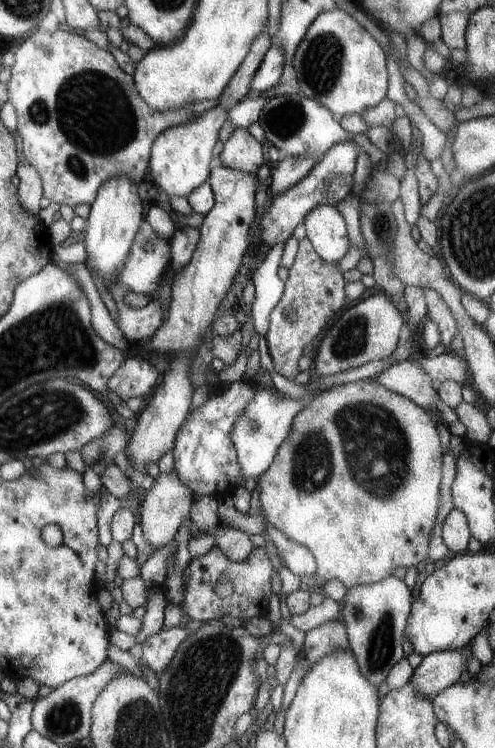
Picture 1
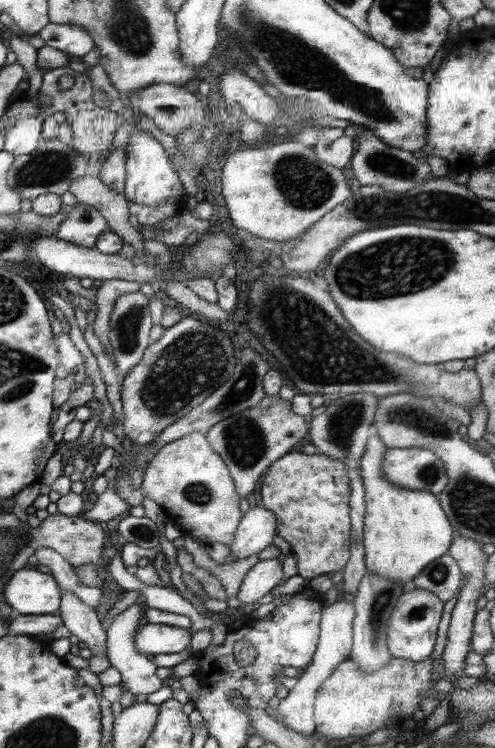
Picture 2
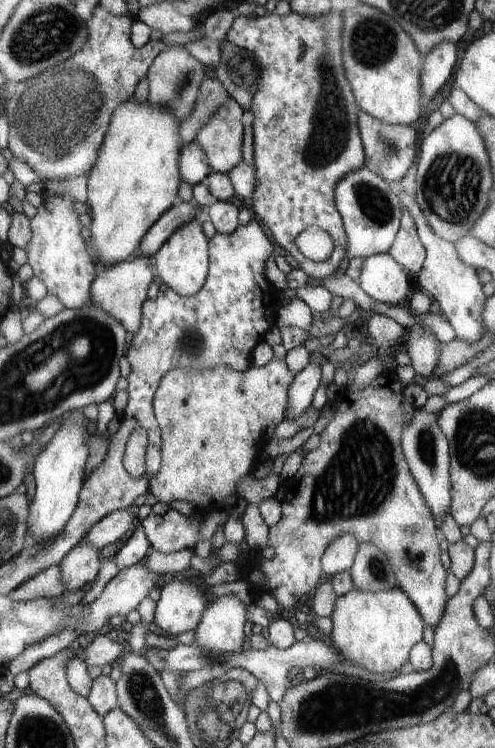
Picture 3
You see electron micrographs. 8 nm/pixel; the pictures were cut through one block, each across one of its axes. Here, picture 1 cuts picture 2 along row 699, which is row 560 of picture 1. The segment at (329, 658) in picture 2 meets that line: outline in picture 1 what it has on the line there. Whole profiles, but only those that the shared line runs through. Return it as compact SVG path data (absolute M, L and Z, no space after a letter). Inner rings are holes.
M267 525L267 531L278 553L281 554L286 568L290 568L298 576L307 574L310 576L310 574L316 573L317 562L309 548L294 542L294 540L290 540L290 538L286 538L278 528L272 525Z

